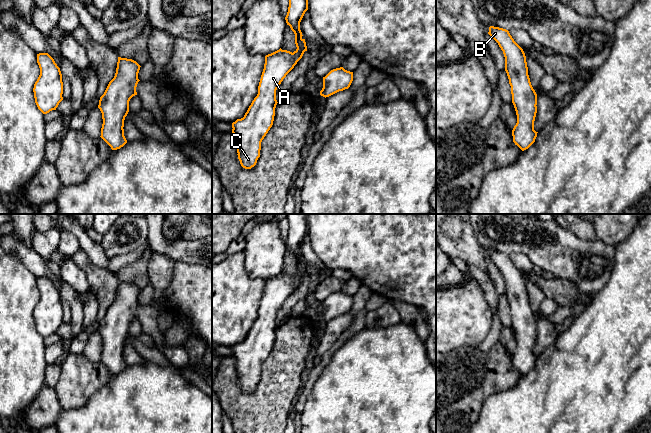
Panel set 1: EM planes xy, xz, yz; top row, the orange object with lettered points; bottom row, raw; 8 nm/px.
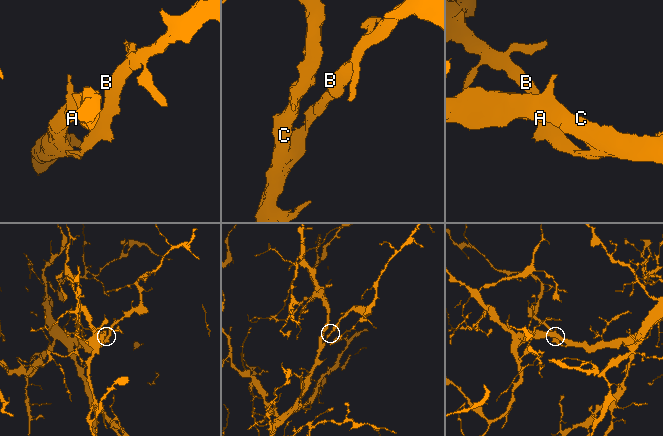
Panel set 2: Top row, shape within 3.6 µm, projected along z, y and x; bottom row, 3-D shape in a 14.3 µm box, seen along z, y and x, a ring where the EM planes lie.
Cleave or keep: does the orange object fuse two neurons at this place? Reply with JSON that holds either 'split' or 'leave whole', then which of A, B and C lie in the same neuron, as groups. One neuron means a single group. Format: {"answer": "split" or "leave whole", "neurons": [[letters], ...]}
{"answer": "leave whole", "neurons": [["A", "B", "C"]]}

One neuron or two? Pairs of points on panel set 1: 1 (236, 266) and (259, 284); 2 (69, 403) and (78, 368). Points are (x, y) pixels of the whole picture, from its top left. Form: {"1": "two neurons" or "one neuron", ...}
{"1": "one neuron", "2": "one neuron"}

